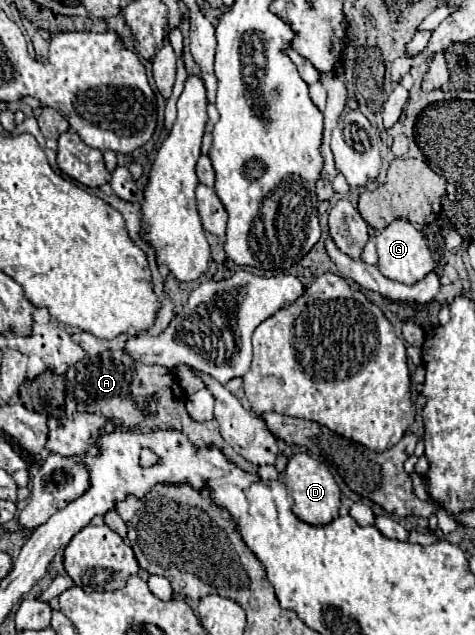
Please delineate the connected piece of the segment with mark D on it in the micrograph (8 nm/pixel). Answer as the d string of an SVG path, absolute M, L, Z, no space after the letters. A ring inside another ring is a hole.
M298 453L288 461L286 467L286 489L288 495L294 499L294 515L308 523L308 525L326 525L330 521L334 521L338 517L338 509L340 509L340 489L332 477L332 473L328 471L328 467L316 459L312 459L306 453Z

